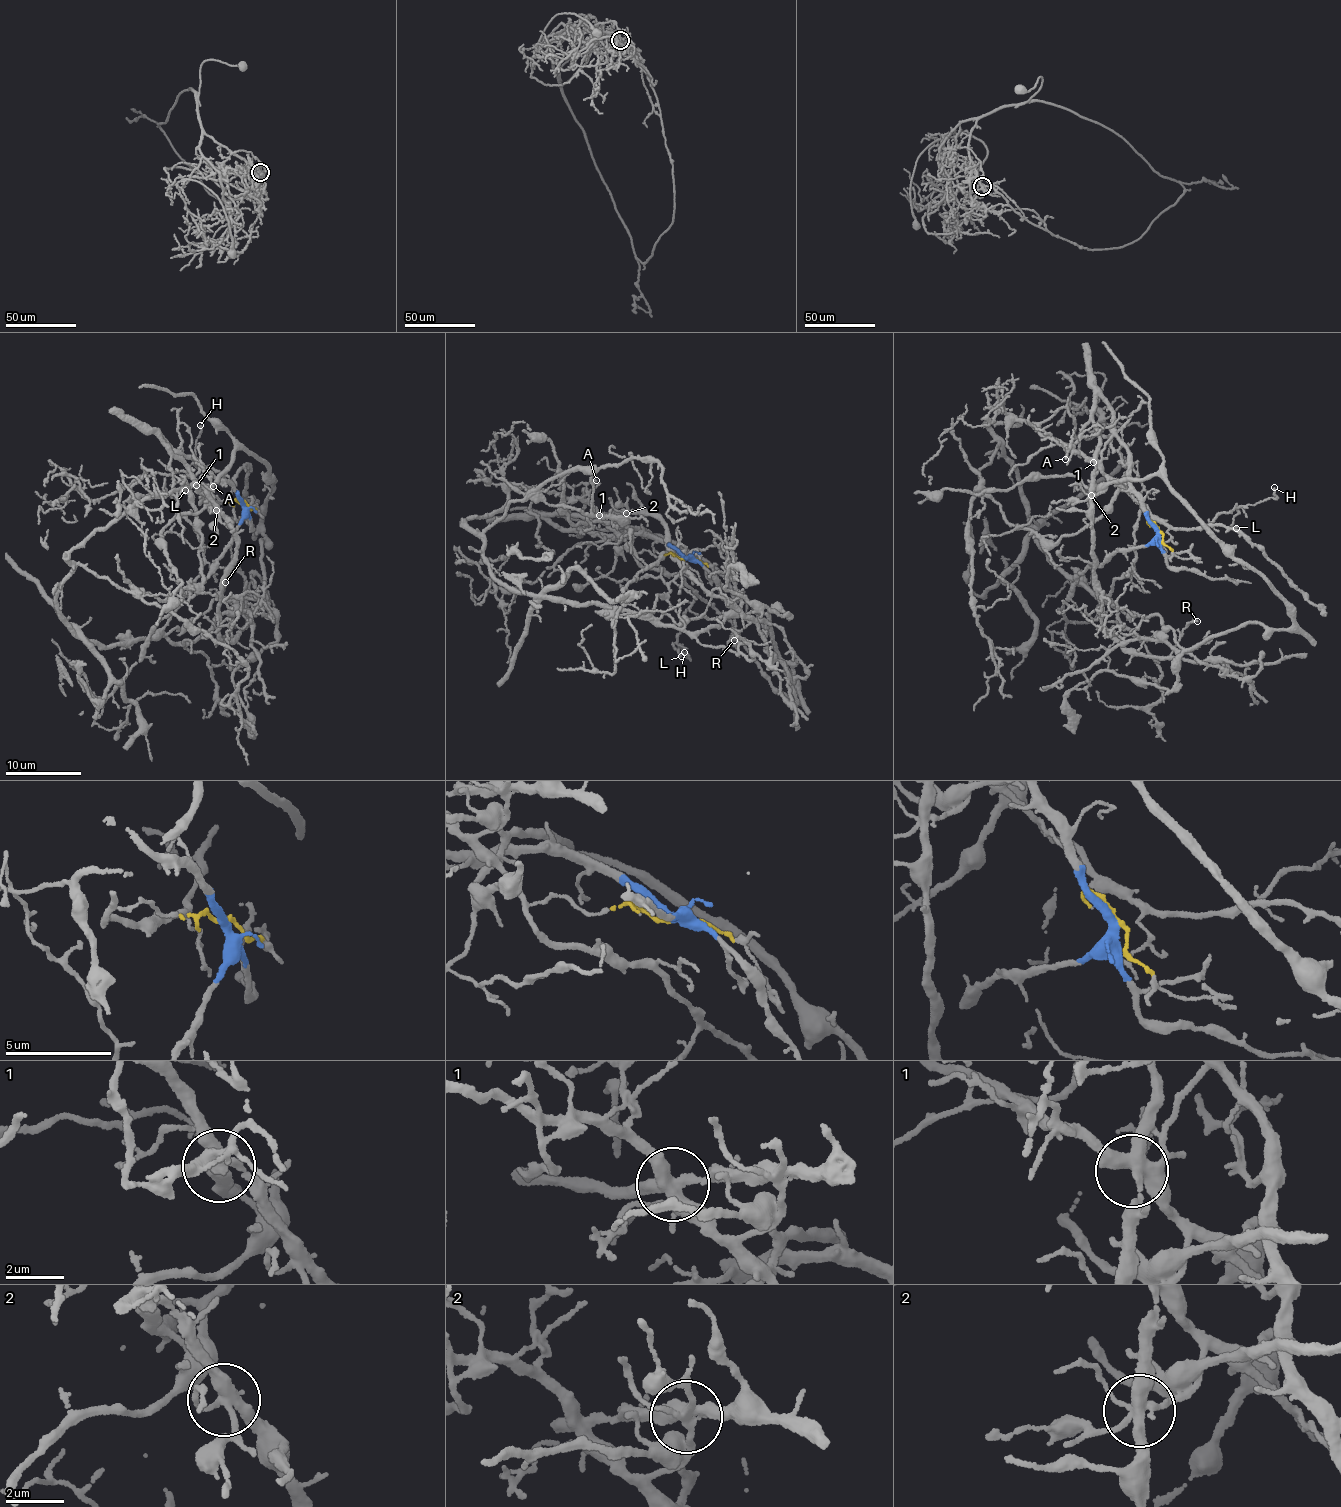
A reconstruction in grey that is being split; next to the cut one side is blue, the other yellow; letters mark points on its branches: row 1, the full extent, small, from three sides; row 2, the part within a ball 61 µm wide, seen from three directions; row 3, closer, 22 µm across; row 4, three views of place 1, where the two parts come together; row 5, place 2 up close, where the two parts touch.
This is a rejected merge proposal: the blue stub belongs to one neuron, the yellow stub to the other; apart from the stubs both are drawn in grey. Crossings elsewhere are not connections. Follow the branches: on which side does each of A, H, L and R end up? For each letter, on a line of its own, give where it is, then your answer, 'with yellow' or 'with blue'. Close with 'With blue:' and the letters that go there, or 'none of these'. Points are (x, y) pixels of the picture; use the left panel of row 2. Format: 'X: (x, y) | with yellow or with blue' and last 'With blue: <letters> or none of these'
A: (213, 486) | with yellow
H: (200, 425) | with yellow
L: (185, 490) | with yellow
R: (225, 582) | with blue
With blue: R

